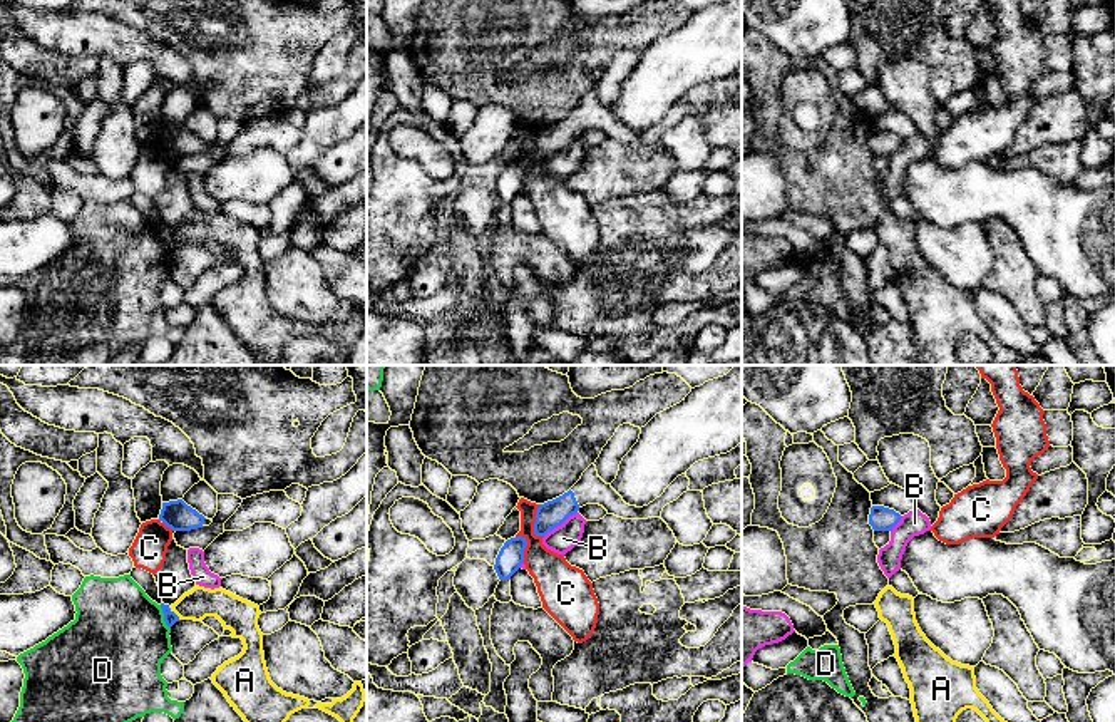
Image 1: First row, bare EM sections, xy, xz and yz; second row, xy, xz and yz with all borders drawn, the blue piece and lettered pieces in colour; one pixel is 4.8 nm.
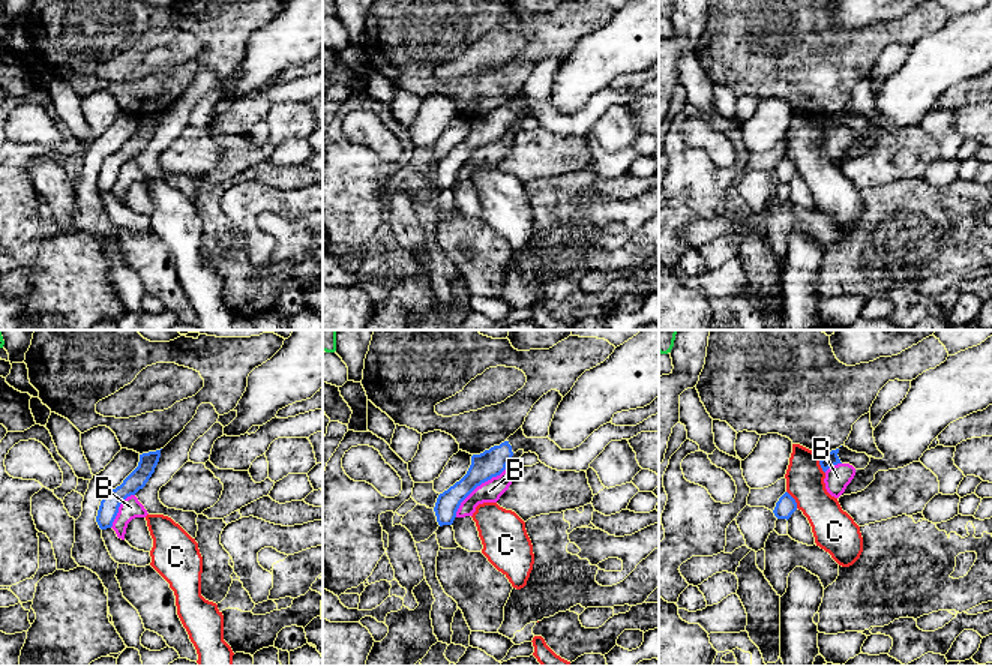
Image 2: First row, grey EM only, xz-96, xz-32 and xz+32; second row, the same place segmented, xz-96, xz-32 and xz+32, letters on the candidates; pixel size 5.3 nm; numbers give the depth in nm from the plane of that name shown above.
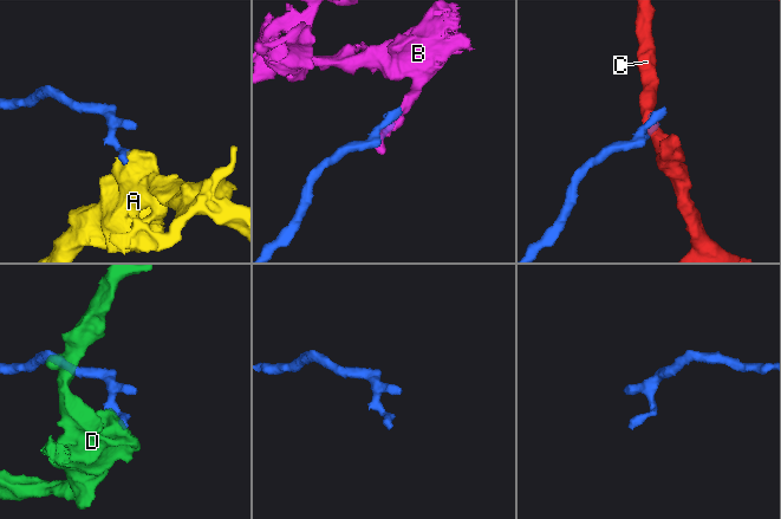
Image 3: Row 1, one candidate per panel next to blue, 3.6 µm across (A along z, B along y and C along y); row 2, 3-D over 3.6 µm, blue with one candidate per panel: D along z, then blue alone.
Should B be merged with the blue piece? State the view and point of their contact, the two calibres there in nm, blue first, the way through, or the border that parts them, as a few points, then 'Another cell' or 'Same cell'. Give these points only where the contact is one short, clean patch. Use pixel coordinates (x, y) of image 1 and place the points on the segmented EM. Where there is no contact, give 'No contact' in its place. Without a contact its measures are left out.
Touches blue at xz (560, 525). Thickness 130 nm (blue) against 130 nm. Another cell

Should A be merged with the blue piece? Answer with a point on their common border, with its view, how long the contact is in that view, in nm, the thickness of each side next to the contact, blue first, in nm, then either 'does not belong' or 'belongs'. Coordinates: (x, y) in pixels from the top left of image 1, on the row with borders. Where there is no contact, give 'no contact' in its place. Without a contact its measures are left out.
xy (174, 613) | 50 nm | 60/150 nm | does not belong

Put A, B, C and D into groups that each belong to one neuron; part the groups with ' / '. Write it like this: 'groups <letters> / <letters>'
groups A / B / C / D

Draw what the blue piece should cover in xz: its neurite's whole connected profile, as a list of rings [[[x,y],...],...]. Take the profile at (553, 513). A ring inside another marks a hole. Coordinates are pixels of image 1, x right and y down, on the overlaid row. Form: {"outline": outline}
{"outline": [[[591,464],[568,493],[539,504],[536,511],[534,534],[546,536],[586,504],[599,504],[608,511],[608,514],[614,514],[623,519],[660,518],[663,508],[686,493],[688,486],[690,479],[686,474],[681,474],[653,503],[636,508],[626,504],[611,484],[606,484],[598,476],[596,466]]]}

